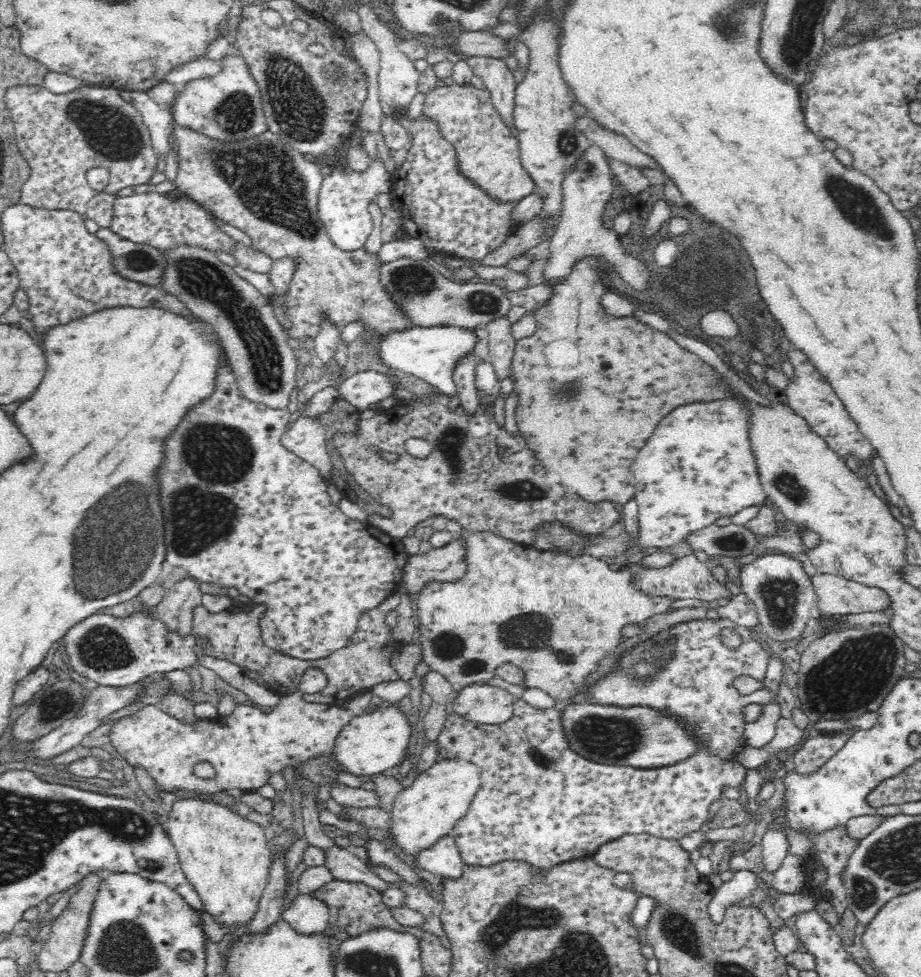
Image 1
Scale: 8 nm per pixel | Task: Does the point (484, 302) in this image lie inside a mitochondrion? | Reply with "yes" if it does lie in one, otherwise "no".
yes

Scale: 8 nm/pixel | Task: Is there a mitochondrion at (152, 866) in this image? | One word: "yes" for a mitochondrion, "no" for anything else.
yes

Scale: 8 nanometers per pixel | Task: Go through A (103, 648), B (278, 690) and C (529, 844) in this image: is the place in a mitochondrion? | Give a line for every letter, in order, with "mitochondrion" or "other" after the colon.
A: mitochondrion
B: other
C: other

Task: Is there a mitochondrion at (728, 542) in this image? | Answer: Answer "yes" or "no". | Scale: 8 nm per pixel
yes

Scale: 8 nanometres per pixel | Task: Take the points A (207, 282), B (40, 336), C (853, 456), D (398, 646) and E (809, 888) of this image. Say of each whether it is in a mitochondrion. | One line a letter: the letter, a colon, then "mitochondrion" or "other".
A: mitochondrion
B: other
C: other
D: other
E: other

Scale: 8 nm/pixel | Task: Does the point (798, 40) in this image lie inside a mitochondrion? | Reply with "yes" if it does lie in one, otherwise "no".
yes

